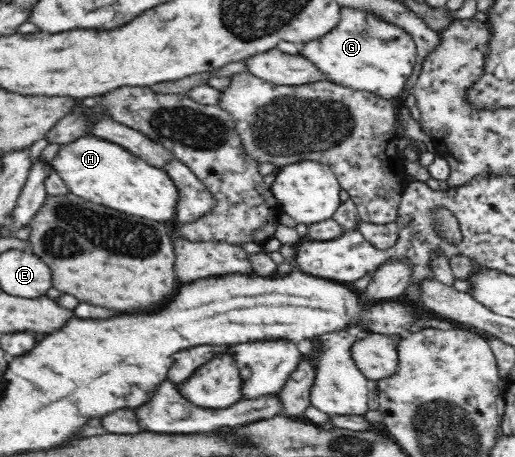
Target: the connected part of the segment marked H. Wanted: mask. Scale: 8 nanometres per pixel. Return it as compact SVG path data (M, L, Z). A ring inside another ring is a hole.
M87 134L85 137L61 146L51 165L64 181L64 184L67 185L68 192L72 192L89 202L169 225L175 222L177 187L173 185L172 179L163 170L151 166L148 162L118 144Z

